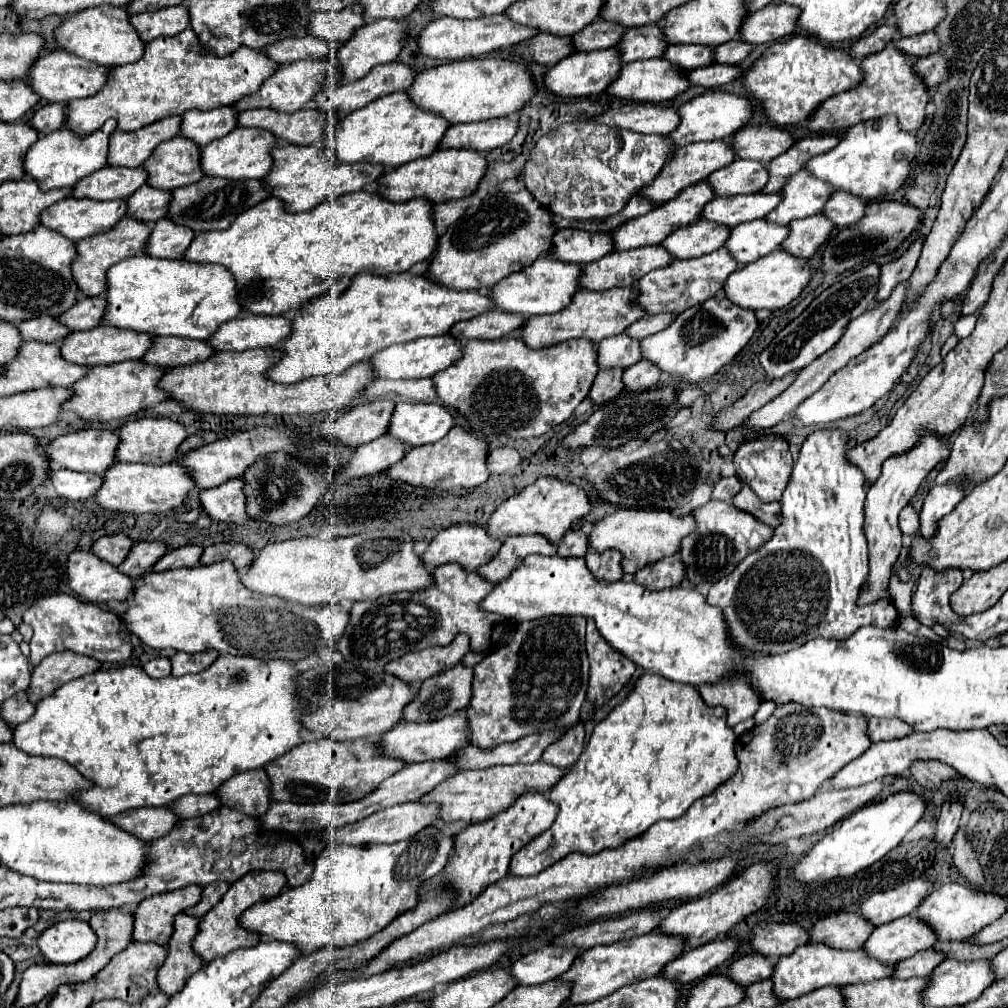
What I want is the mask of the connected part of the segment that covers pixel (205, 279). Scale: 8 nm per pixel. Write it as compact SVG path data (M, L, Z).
M133 256L107 270L107 308L101 324L151 336L181 336L207 340L219 324L235 318L241 308L235 300L235 280L223 266L187 260Z

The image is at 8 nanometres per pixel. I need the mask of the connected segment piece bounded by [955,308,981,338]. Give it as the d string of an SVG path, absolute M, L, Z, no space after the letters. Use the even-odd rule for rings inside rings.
M979 308L977 312L973 312L971 316L961 316L961 318L955 322L955 334L957 334L959 338L967 338L967 336L971 334L971 330L975 328L979 314L981 314L981 308Z

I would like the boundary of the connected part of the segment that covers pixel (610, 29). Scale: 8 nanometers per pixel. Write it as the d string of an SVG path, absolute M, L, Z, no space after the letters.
M593 20L593 24L585 26L581 32L571 36L571 44L575 52L591 52L591 50L603 50L611 48L619 42L621 34L625 32L623 26L617 26L613 22L599 22Z

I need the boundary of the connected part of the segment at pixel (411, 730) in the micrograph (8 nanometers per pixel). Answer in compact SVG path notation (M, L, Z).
M457 712L451 716L445 716L441 720L433 720L433 722L423 722L423 724L397 724L393 726L389 732L385 732L379 740L377 740L377 748L391 758L399 758L405 760L407 764L411 762L425 762L425 760L439 760L449 756L453 750L465 746L465 742L469 742L469 734L467 734L467 722L465 722L465 712Z

